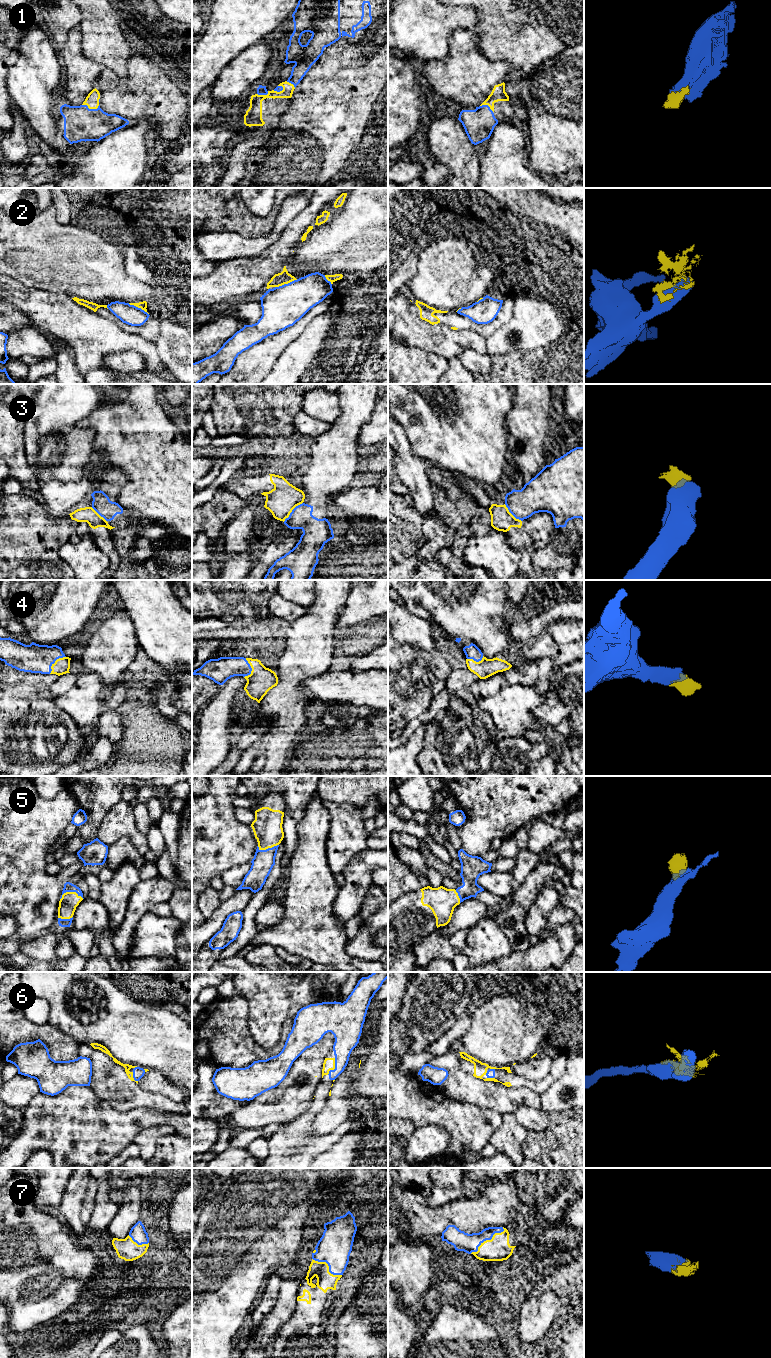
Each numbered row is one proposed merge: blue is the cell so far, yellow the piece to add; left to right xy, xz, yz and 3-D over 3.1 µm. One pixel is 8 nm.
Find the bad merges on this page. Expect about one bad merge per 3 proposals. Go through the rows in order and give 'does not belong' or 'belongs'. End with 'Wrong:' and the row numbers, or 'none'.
1: belongs
2: does not belong
3: does not belong
4: belongs
5: belongs
6: belongs
7: belongs
Wrong: 2, 3

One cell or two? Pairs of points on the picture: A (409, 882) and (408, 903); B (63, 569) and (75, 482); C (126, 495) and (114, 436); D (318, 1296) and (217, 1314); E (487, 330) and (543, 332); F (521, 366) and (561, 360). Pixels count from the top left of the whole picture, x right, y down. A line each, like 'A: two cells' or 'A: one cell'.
A: two cells
B: two cells
C: one cell
D: two cells
E: two cells
F: one cell

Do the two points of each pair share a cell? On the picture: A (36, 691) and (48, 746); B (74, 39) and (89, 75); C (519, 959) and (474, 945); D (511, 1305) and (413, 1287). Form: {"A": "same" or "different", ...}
{"A": "same", "B": "same", "C": "different", "D": "same"}

